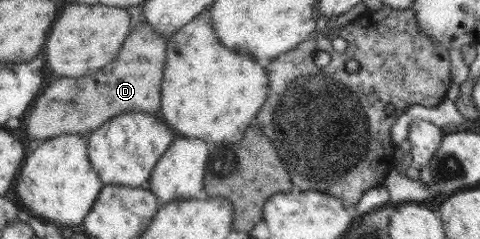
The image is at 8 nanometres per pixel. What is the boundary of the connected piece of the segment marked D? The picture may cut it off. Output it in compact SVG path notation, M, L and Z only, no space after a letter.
M141 21L122 44L118 56L98 70L98 82L94 72L92 76L84 78L58 78L43 84L42 90L24 114L24 132L28 138L44 141L66 134L88 136L114 115L129 112L158 114L166 62L166 40L148 23Z

